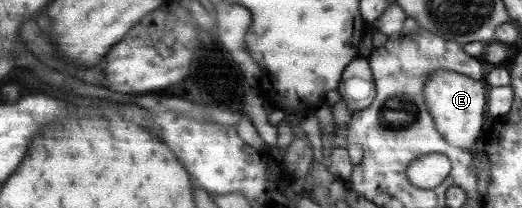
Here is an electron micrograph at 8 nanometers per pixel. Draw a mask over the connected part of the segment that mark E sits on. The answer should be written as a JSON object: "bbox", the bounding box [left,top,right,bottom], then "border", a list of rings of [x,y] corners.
{"bbox":[424,70,492,153],"border":[[[436,70],[427,75],[424,88],[425,103],[432,112],[437,131],[445,137],[449,145],[467,149],[472,153],[477,151],[477,142],[487,137],[492,123],[488,112],[490,88],[485,79],[477,81],[450,70]]]}

